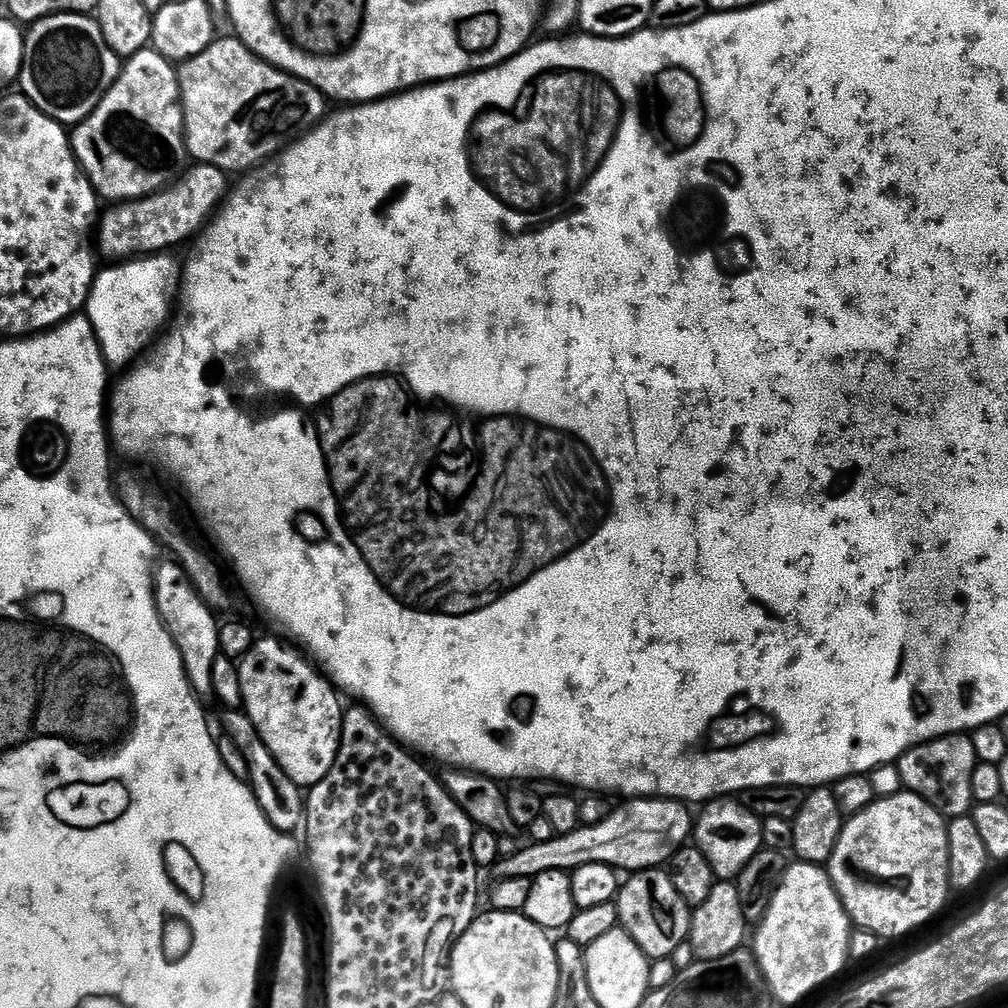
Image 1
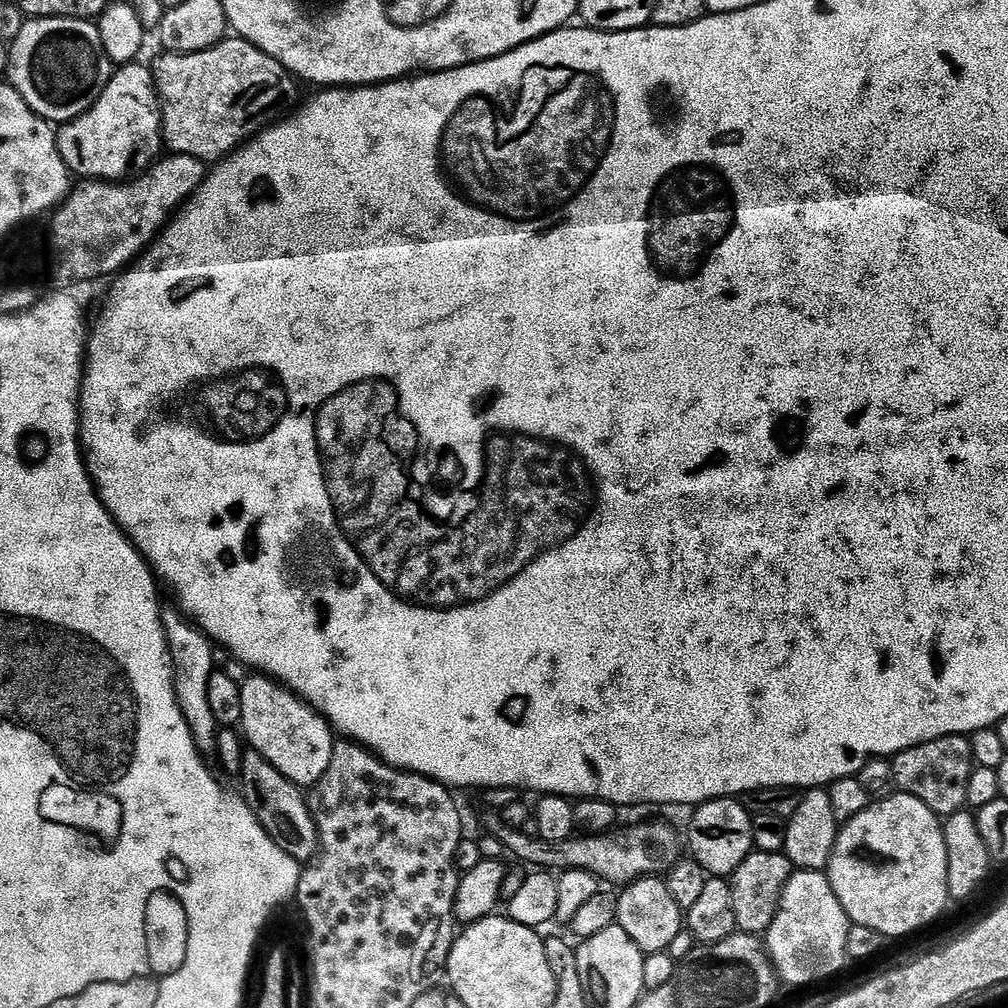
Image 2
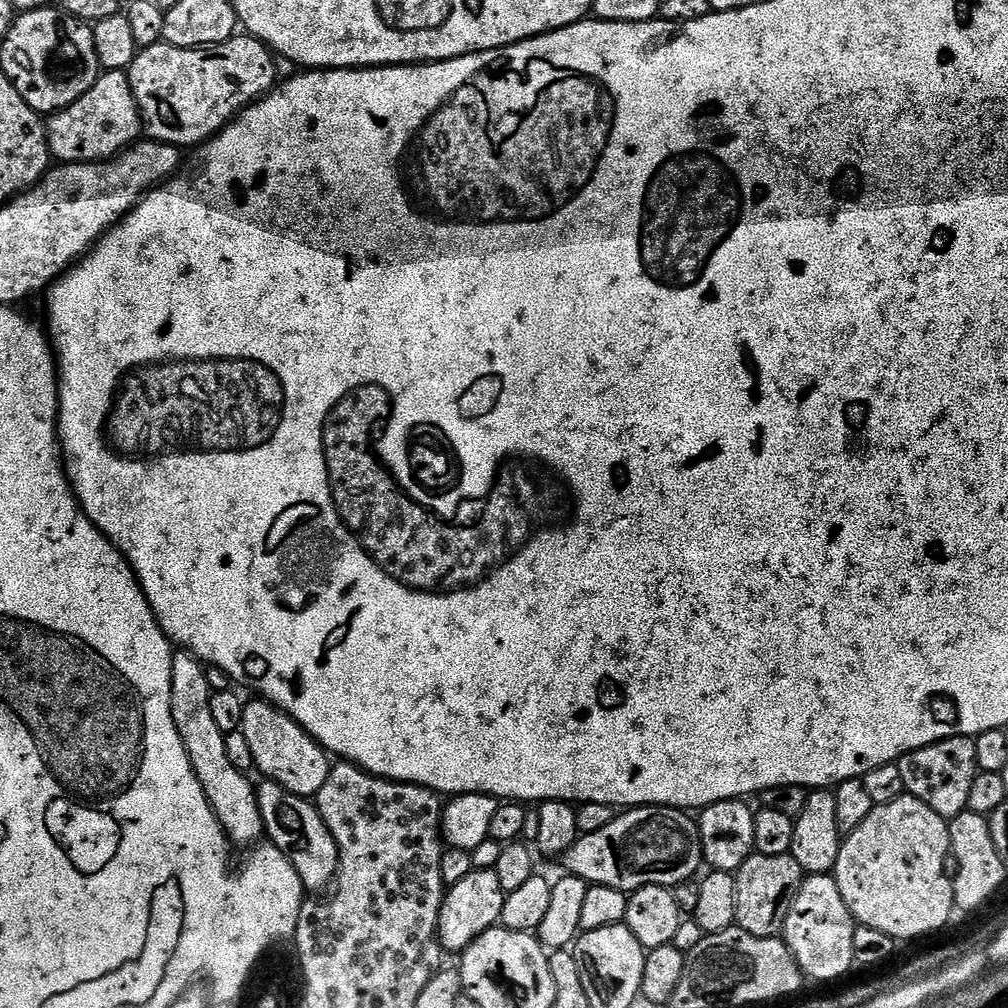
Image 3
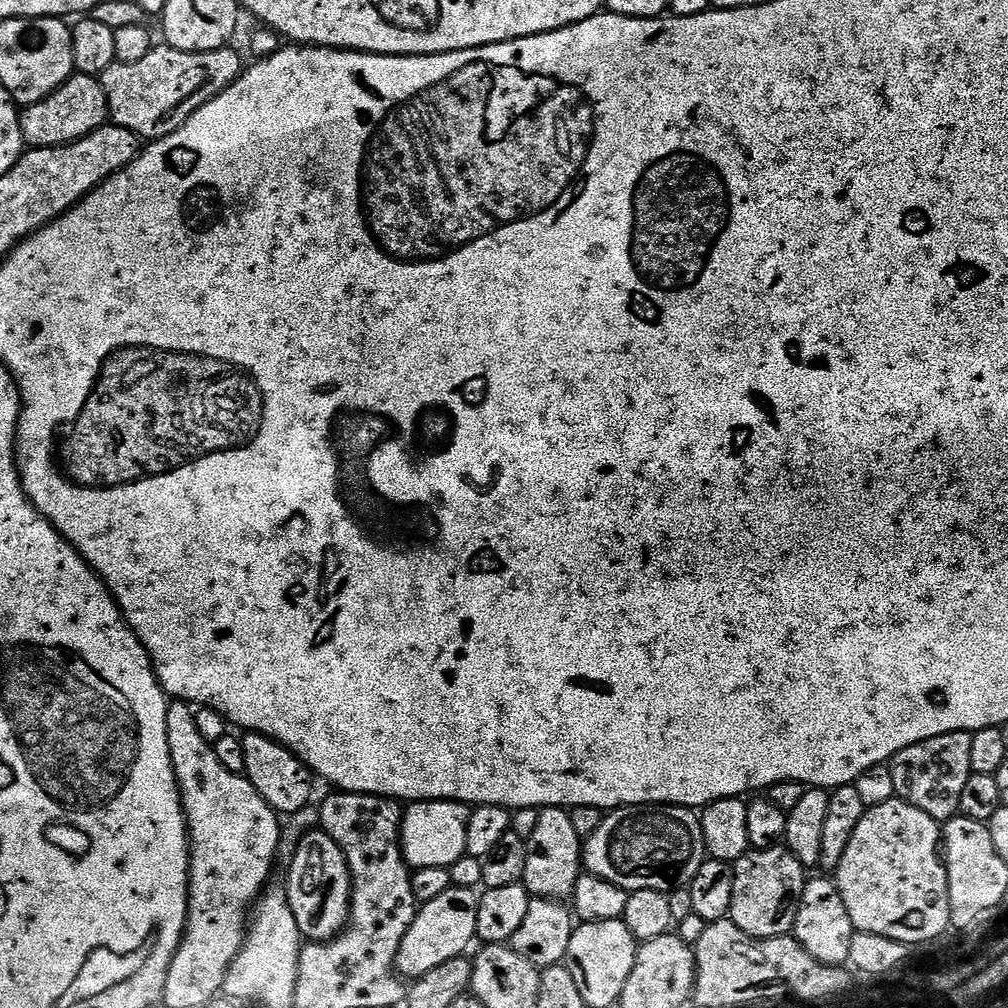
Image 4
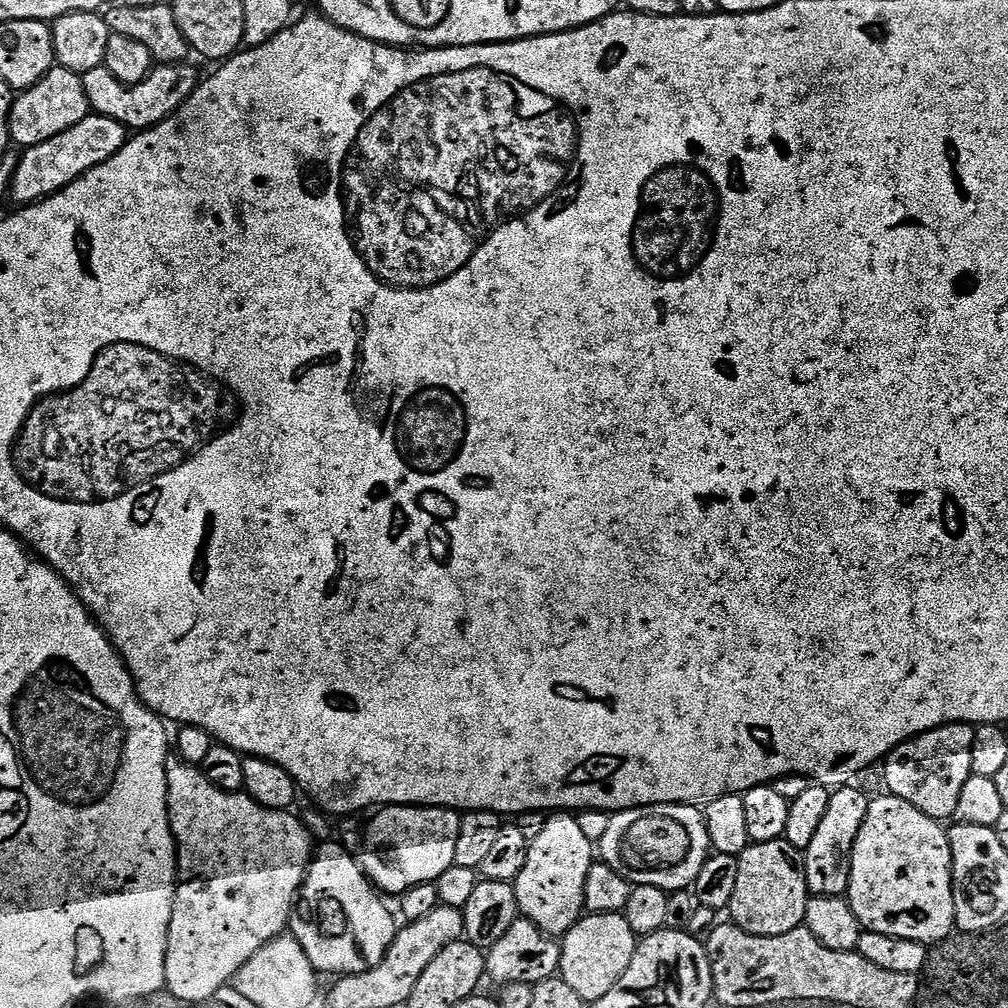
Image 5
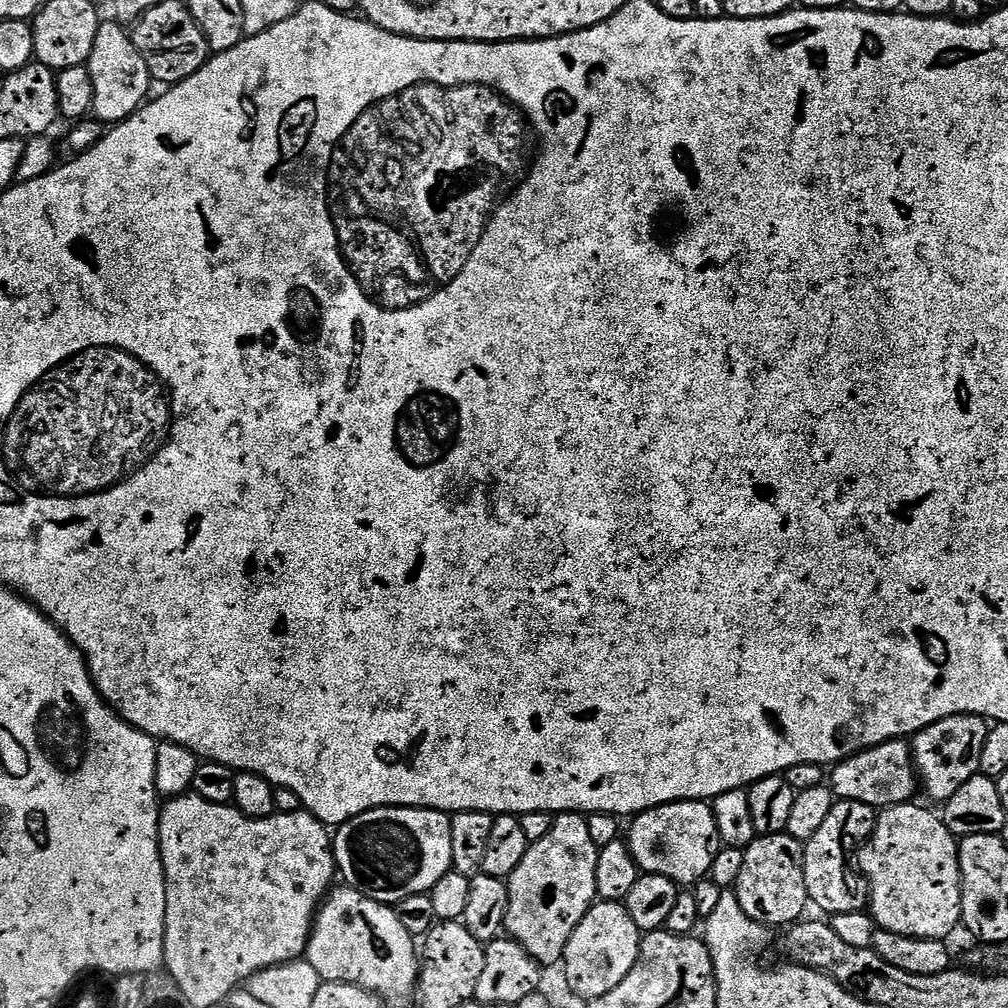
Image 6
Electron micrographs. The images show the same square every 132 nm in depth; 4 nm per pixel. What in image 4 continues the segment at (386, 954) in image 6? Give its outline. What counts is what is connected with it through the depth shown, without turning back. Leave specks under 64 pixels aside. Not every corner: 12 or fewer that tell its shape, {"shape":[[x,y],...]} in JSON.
{"shape":[[323,830],[301,838],[286,881],[308,942],[349,925],[352,879]]}

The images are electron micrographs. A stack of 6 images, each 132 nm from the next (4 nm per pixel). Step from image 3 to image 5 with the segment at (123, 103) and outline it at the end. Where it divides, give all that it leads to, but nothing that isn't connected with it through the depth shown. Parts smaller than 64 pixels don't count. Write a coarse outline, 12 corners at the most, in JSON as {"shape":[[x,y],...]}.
{"shape":[[57,66],[13,99],[8,134],[33,148],[89,114],[83,75]]}

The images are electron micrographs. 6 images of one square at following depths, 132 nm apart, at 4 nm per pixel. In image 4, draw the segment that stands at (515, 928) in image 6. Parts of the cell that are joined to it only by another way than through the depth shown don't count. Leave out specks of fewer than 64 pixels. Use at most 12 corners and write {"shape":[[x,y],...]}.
{"shape":[[545,808],[528,841],[529,896],[567,901],[582,874],[569,813]]}

